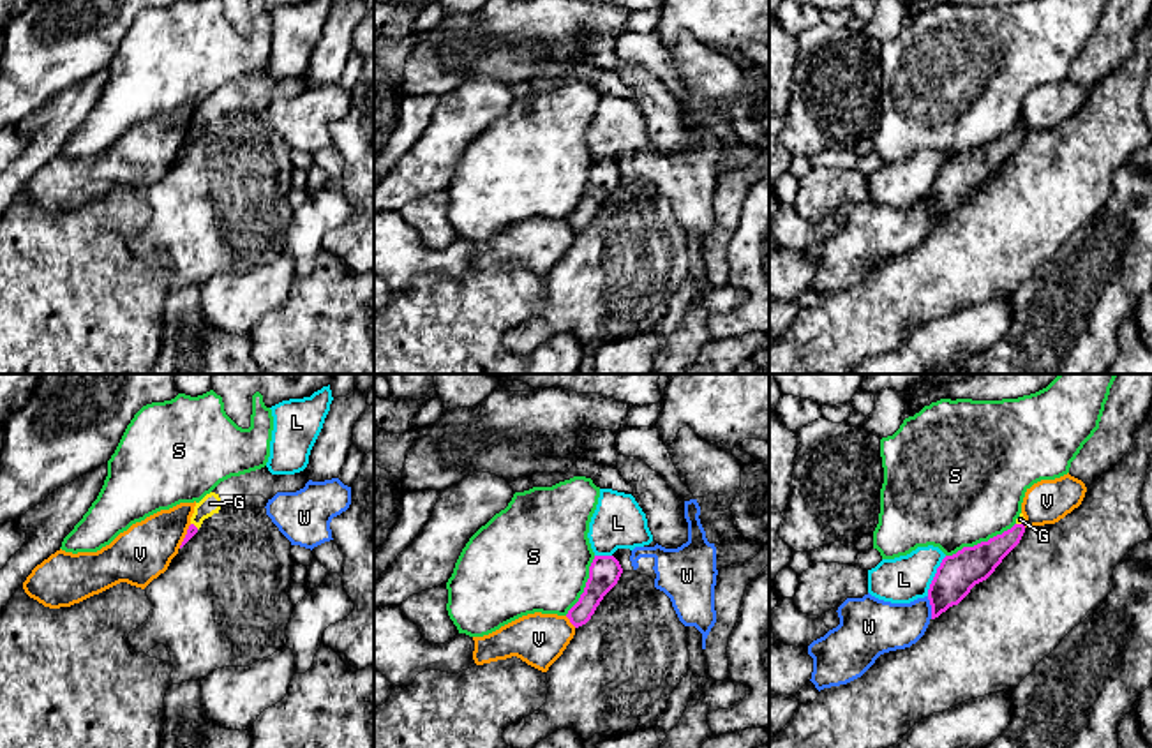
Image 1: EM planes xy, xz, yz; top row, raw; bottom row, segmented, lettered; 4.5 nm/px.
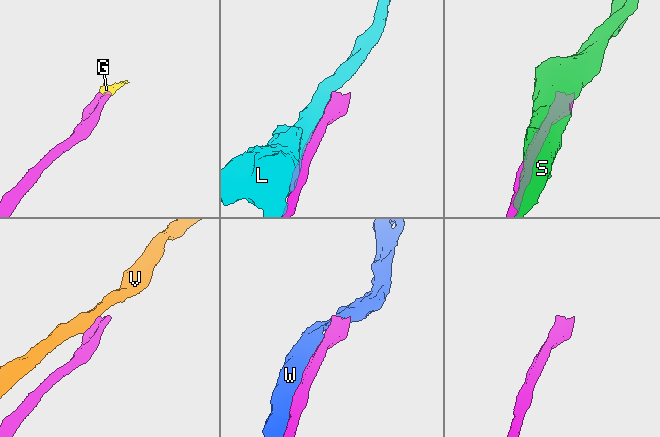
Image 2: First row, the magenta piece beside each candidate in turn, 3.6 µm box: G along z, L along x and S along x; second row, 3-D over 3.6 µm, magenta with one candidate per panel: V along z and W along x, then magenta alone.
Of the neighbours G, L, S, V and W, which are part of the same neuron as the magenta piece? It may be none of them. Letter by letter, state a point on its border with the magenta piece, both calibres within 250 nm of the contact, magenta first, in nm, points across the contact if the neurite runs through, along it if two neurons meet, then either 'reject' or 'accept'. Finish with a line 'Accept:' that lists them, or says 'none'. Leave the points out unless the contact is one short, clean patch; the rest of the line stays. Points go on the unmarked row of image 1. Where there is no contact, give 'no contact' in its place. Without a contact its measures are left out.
G: yz (1020, 129) | 160/40 nm | across yz (979, 166), (999, 152), (1020, 129), (1020, 124) | accept
L: yz (935, 180) | 180/220 nm | reject
S: yz (981, 147) | 180/500 nm | reject
V: xz (570, 226) | 130/240 nm | along xz (565, 221), (576, 231) | reject
W: yz (932, 212) | 180/240 nm | reject
Accept: G

